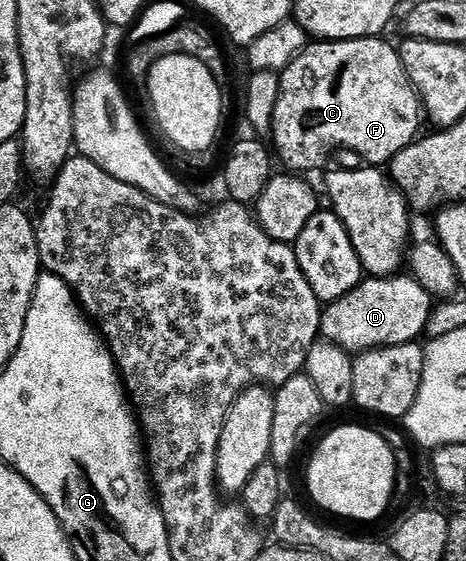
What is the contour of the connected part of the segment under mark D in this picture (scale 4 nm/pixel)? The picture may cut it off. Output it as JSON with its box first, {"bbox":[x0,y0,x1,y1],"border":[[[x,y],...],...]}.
{"bbox":[321,274,435,354],"border":[[[399,274],[385,278],[366,278],[361,284],[357,284],[348,294],[344,294],[338,300],[331,300],[322,310],[321,339],[330,340],[336,346],[351,354],[371,352],[373,348],[387,348],[397,344],[412,344],[421,337],[426,328],[426,322],[430,312],[434,309],[435,301],[416,282],[413,275]]]}

